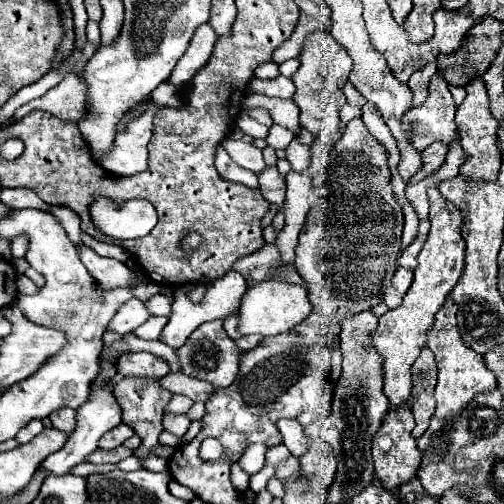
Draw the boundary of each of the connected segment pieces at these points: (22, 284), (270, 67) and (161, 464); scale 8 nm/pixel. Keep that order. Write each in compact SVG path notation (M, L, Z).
M25 275L18 276L16 284L19 293L23 295L34 295L39 291L39 288Z
M263 62L255 68L255 78L269 80L269 78L275 78L275 76L279 76L279 70L277 70L275 62Z
M151 454L144 459L140 460L143 467L152 472L166 471L168 467L168 461L155 454Z

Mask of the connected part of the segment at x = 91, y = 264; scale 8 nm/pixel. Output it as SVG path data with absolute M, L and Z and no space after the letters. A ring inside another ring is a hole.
M85 244L77 246L77 250L79 250L81 262L89 270L89 274L97 280L97 286L101 290L127 288L131 278L139 278L141 280L141 276L137 272L131 272L123 262L113 260L113 258L103 258L103 256L95 254L95 250L91 250Z

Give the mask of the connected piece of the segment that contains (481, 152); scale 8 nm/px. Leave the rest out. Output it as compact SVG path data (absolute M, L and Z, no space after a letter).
M481 76L473 78L467 86L467 98L463 100L463 104L457 108L457 128L461 134L461 146L465 152L465 164L461 166L461 174L469 180L483 180L483 182L495 182L499 168L501 168L501 154L499 154L499 146L497 146L497 130L499 130L499 122L491 116L489 110L489 96L485 90L485 82Z

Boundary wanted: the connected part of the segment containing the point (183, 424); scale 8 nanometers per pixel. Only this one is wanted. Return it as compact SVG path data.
M173 416L173 418L165 418L165 420L163 420L165 430L171 432L171 434L175 434L175 436L179 436L179 438L187 432L189 424L191 424L191 422L187 420L187 416Z

